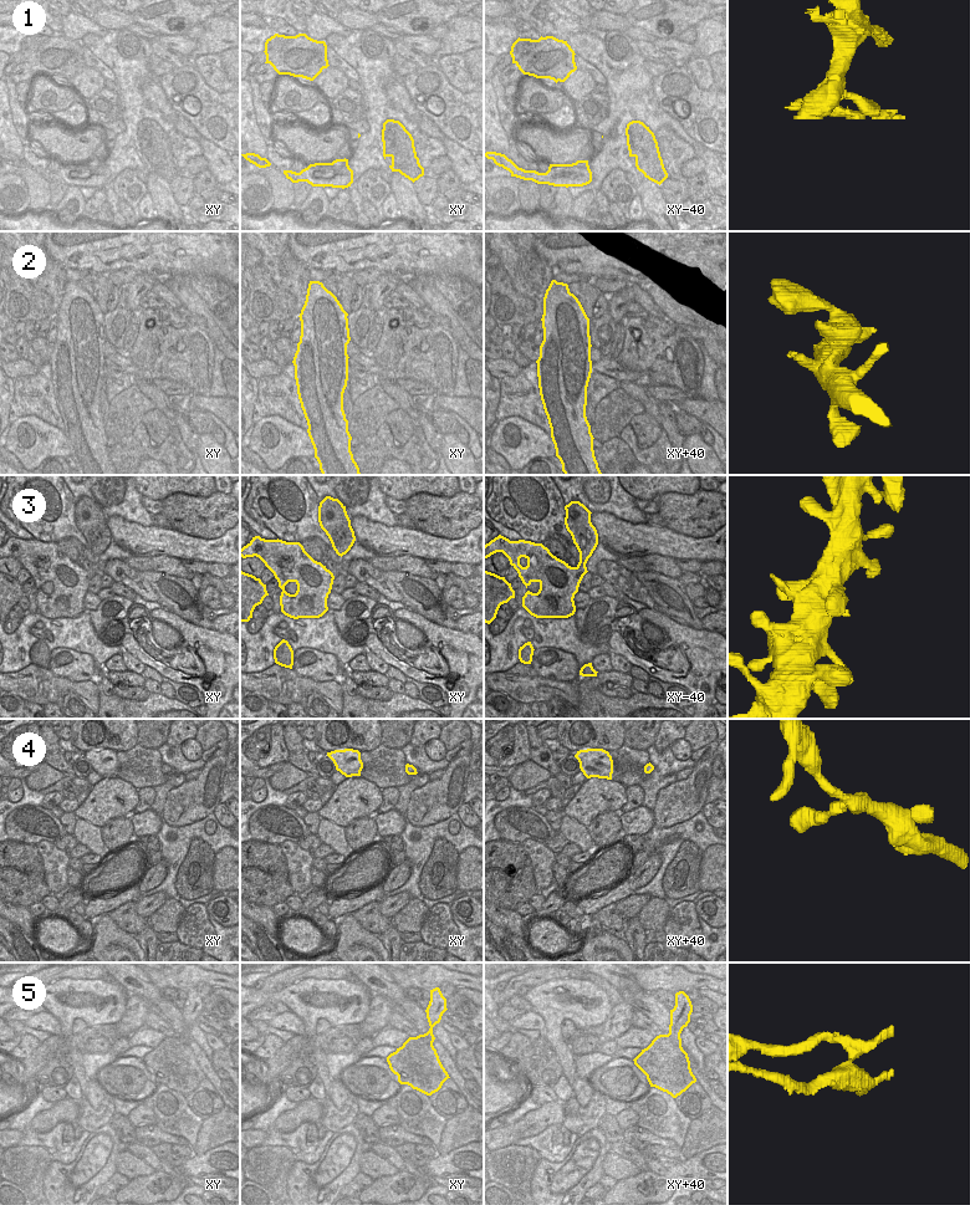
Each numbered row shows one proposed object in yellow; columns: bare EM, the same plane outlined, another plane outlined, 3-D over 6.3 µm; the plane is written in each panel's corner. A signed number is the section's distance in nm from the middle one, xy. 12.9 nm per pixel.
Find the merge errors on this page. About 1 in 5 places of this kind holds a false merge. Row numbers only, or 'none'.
1, 5

